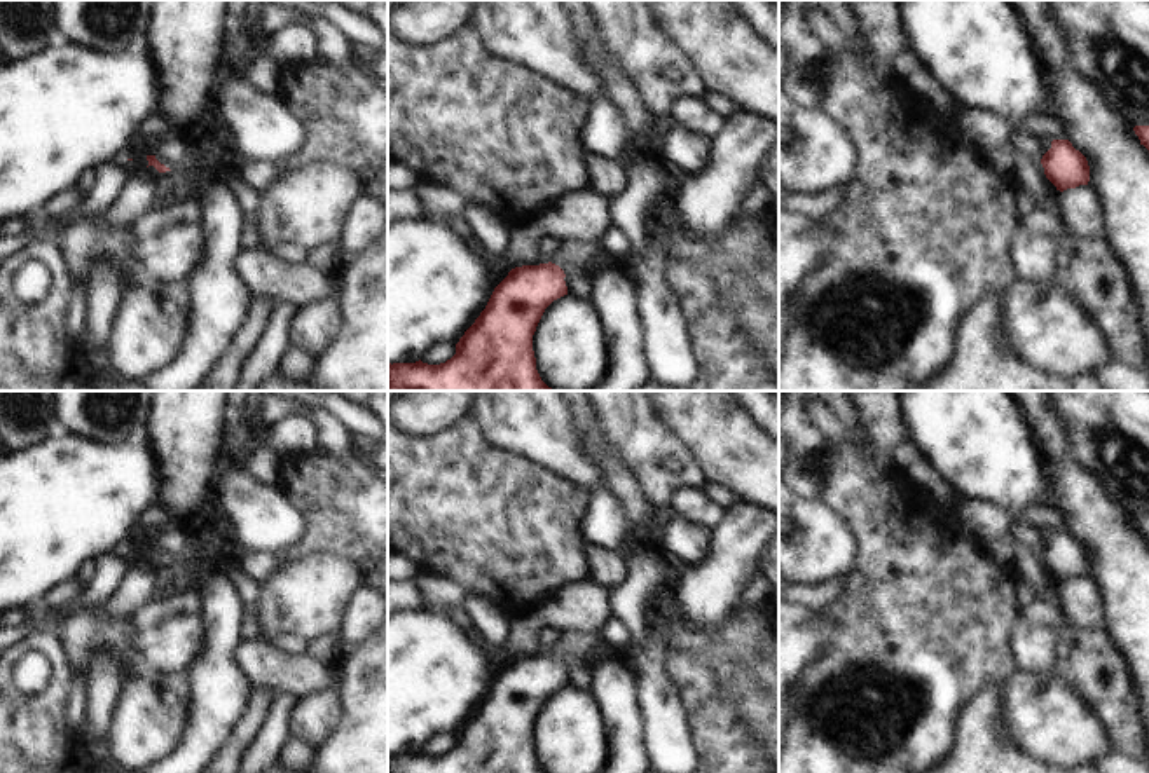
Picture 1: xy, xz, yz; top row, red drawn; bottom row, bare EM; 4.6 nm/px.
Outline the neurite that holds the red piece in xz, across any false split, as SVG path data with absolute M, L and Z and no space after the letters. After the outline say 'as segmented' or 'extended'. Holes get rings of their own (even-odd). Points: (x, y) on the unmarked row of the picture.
M552 653L512 660L451 750L440 756L388 754L388 773L543 773L533 726L545 700L568 686L564 668Z | as segmented

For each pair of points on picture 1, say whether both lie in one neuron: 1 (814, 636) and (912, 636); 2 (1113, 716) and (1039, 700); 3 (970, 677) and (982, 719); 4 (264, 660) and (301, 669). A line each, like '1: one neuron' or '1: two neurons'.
1: two neurons
2: two neurons
3: two neurons
4: one neuron

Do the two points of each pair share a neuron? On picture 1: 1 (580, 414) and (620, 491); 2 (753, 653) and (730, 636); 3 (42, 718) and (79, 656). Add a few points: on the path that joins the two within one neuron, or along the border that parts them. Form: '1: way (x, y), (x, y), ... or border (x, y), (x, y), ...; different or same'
1: way (589, 433), (598, 452), (615, 472); same
2: way (748, 648), (736, 636); same
3: border (51, 630), (70, 669); different

